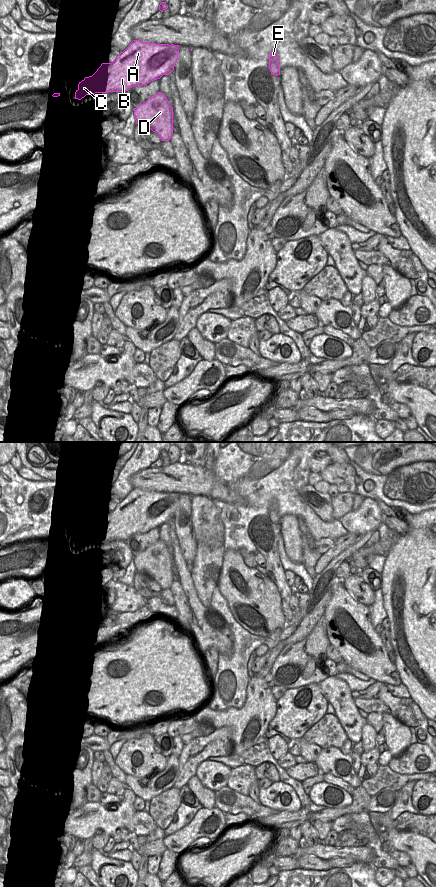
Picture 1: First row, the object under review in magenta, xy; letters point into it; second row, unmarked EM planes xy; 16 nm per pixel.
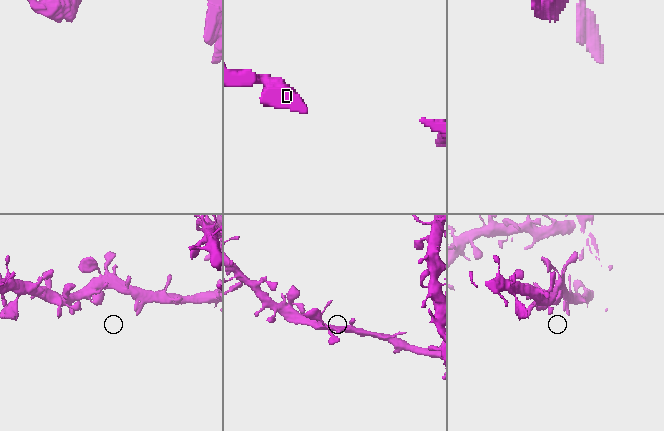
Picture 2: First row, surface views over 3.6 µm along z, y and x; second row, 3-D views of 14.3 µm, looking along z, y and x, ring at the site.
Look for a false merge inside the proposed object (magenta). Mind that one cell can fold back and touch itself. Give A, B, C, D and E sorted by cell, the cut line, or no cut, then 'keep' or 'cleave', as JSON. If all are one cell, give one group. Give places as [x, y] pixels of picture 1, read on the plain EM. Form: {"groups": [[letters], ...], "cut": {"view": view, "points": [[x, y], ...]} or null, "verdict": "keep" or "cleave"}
{"groups": [["A", "B", "C", "D", "E"]], "cut": null, "verdict": "keep"}

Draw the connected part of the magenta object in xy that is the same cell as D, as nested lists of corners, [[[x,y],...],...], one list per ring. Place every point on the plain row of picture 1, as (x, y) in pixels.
[[[158,540],[134,556],[136,571],[155,580],[162,589],[169,589],[173,582],[173,555],[167,545]]]

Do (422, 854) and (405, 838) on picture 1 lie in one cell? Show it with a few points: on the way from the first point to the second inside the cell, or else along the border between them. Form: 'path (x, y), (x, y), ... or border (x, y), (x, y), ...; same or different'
path (418, 850), (409, 842); same

